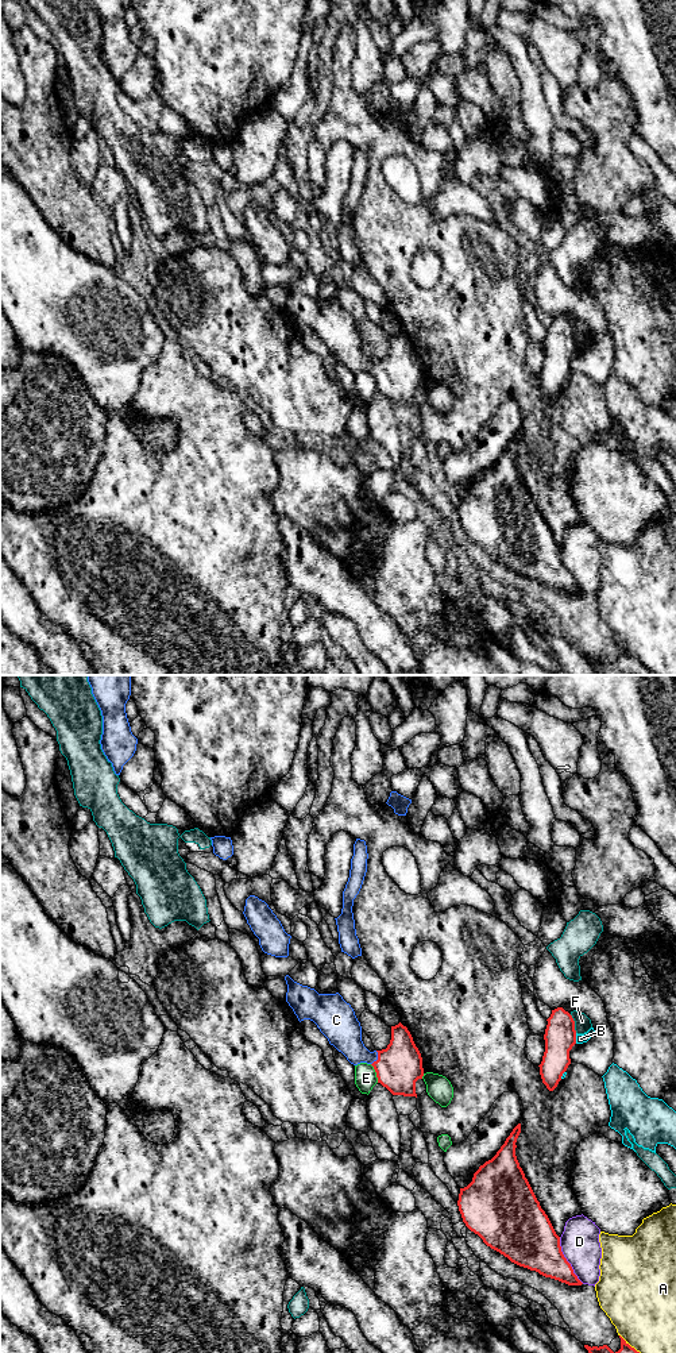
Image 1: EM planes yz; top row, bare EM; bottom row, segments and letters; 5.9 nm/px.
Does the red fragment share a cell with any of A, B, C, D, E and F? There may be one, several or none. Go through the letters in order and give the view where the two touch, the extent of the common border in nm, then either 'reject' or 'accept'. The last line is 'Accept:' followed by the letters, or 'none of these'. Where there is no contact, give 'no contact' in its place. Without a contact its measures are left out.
A: yz | 280 nm | reject
B: yz | 60 nm | reject
C: yz | 90 nm | accept
D: yz | 320 nm | reject
E: yz | 120 nm | reject
F: yz | 120 nm | reject
Accept: C

